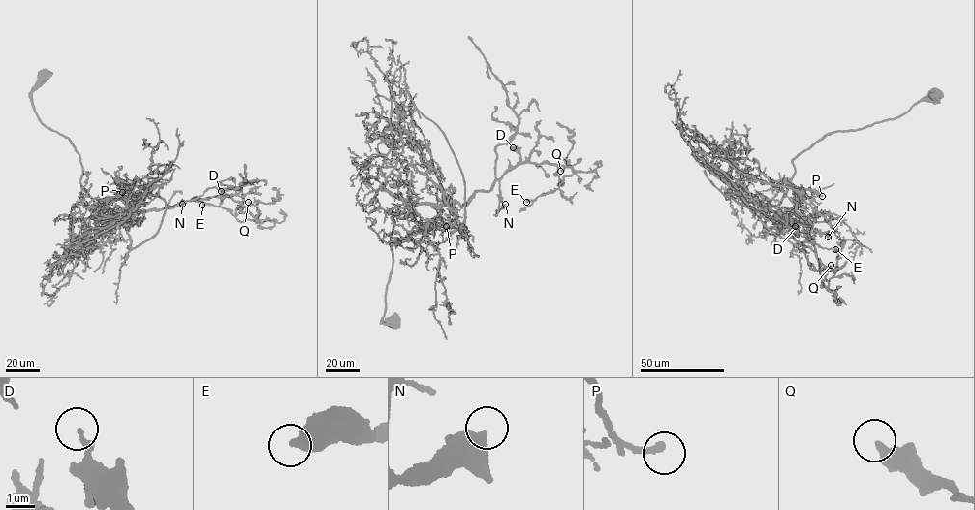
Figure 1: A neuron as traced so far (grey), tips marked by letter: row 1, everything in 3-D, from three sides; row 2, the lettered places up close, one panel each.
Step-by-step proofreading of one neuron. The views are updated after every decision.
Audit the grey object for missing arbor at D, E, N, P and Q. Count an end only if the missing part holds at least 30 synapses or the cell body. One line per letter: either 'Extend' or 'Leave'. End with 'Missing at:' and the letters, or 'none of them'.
D: Leave
E: Leave
N: Leave
P: Leave
Q: Leave
Missing at: none of them

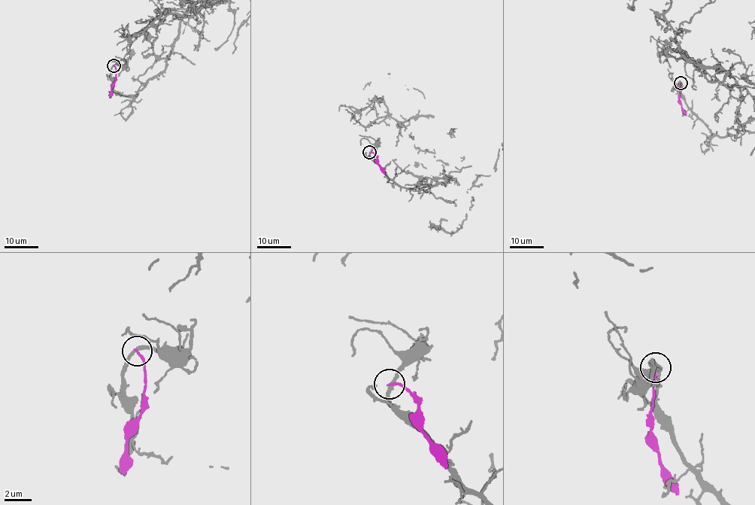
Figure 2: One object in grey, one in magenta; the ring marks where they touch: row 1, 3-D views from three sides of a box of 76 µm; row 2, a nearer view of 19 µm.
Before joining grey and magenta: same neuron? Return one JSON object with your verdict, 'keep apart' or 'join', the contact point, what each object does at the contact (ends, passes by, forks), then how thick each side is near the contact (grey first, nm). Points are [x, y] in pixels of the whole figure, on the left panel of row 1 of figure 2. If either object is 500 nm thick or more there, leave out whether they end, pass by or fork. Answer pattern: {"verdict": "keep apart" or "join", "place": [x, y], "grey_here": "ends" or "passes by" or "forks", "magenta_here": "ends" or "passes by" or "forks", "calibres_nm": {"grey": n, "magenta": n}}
{"verdict": "keep apart", "place": [113, 65], "grey_here": "passes by", "magenta_here": "ends", "calibres_nm": {"grey": 240, "magenta": 180}}

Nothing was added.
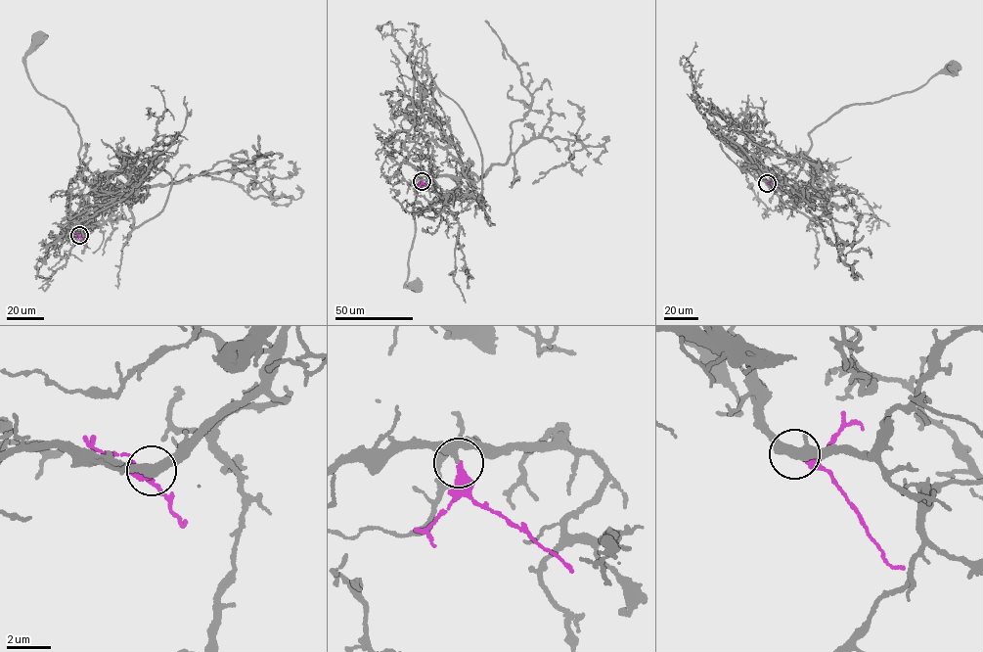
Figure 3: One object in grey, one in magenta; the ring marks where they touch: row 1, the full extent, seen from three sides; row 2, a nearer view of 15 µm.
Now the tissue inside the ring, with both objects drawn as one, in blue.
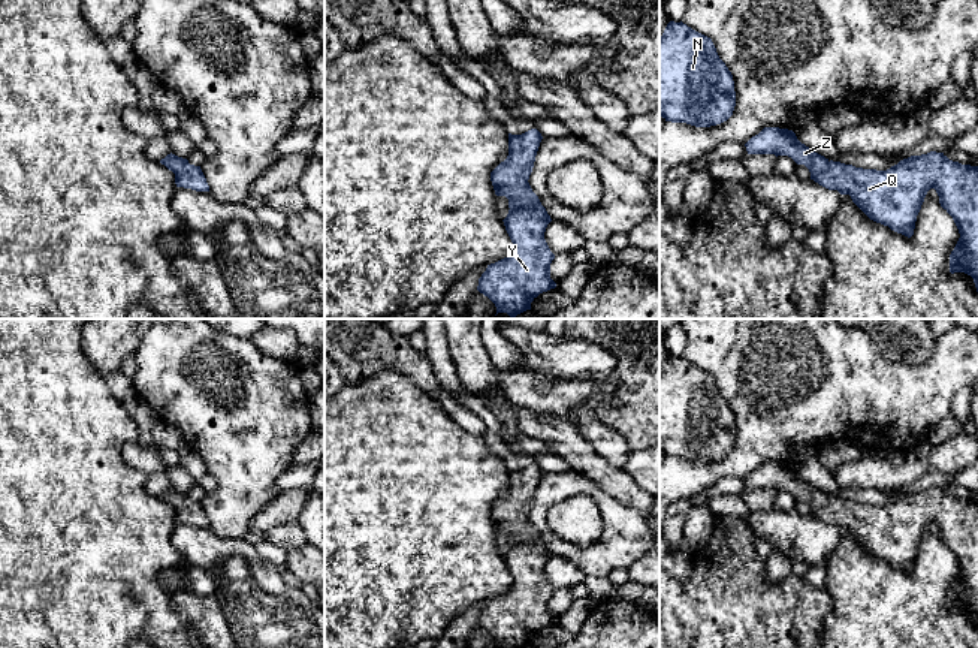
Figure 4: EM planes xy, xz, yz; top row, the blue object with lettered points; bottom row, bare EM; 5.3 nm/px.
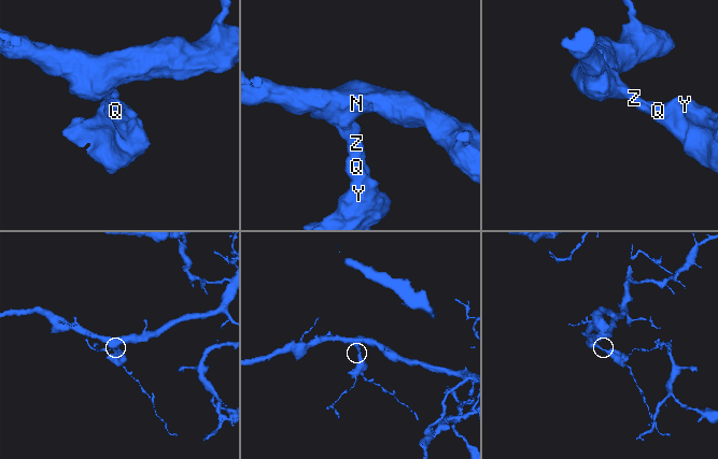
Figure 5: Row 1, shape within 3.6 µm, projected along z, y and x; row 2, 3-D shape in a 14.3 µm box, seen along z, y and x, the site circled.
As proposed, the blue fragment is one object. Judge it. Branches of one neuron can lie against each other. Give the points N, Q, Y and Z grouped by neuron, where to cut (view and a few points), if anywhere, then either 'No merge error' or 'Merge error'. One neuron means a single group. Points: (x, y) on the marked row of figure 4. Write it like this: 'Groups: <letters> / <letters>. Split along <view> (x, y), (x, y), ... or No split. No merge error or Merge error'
Groups: N Q Y Z. No split. No merge error

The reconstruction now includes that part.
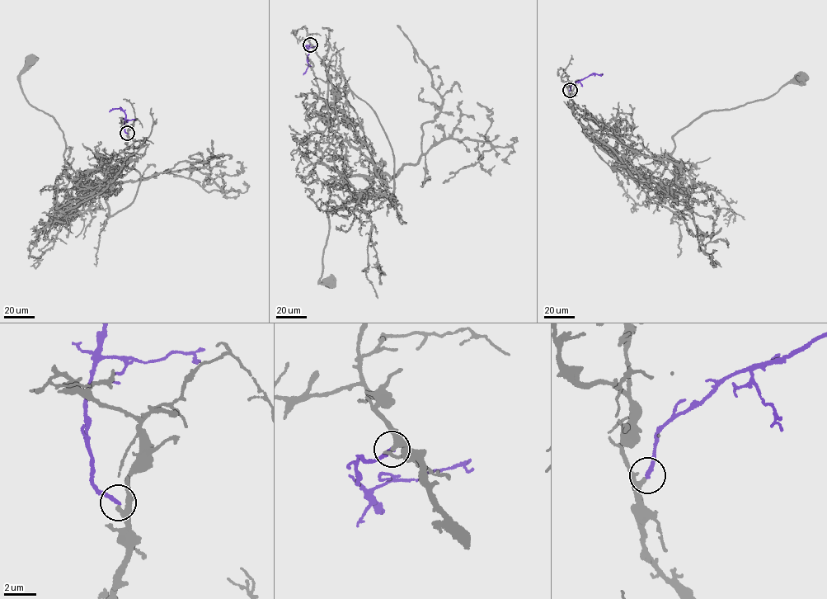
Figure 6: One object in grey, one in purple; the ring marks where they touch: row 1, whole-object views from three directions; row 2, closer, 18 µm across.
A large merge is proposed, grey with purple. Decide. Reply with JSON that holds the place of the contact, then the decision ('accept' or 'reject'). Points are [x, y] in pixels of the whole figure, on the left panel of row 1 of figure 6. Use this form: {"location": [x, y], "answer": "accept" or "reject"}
{"location": [127, 133], "answer": "accept"}

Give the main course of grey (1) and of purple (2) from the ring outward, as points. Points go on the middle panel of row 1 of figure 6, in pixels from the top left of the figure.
1: (309, 44), (325, 65), (329, 106), (363, 129), (376, 172), (328, 191), (319, 280), (328, 283)
2: (309, 44), (306, 46), (309, 51), (307, 67), (303, 74)

